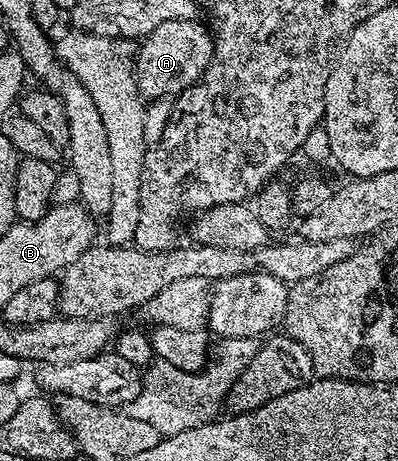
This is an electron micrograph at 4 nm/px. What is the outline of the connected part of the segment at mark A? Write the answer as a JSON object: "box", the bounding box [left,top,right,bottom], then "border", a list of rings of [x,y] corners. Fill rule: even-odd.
{"box":[137,19,215,101],"border":[[[173,19],[173,23],[161,23],[157,31],[142,38],[137,49],[137,76],[139,92],[144,98],[151,101],[174,99],[191,88],[211,66],[215,58],[215,39],[206,24],[199,24],[198,20]]]}

